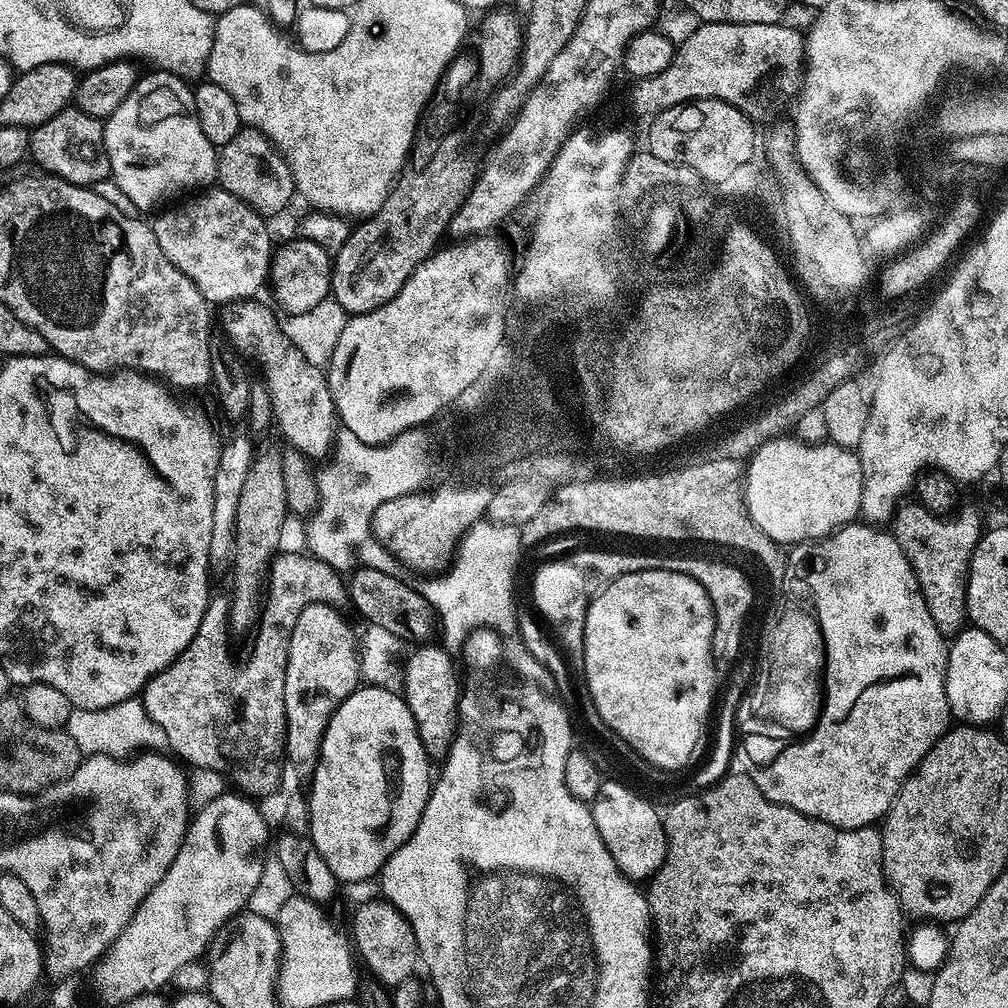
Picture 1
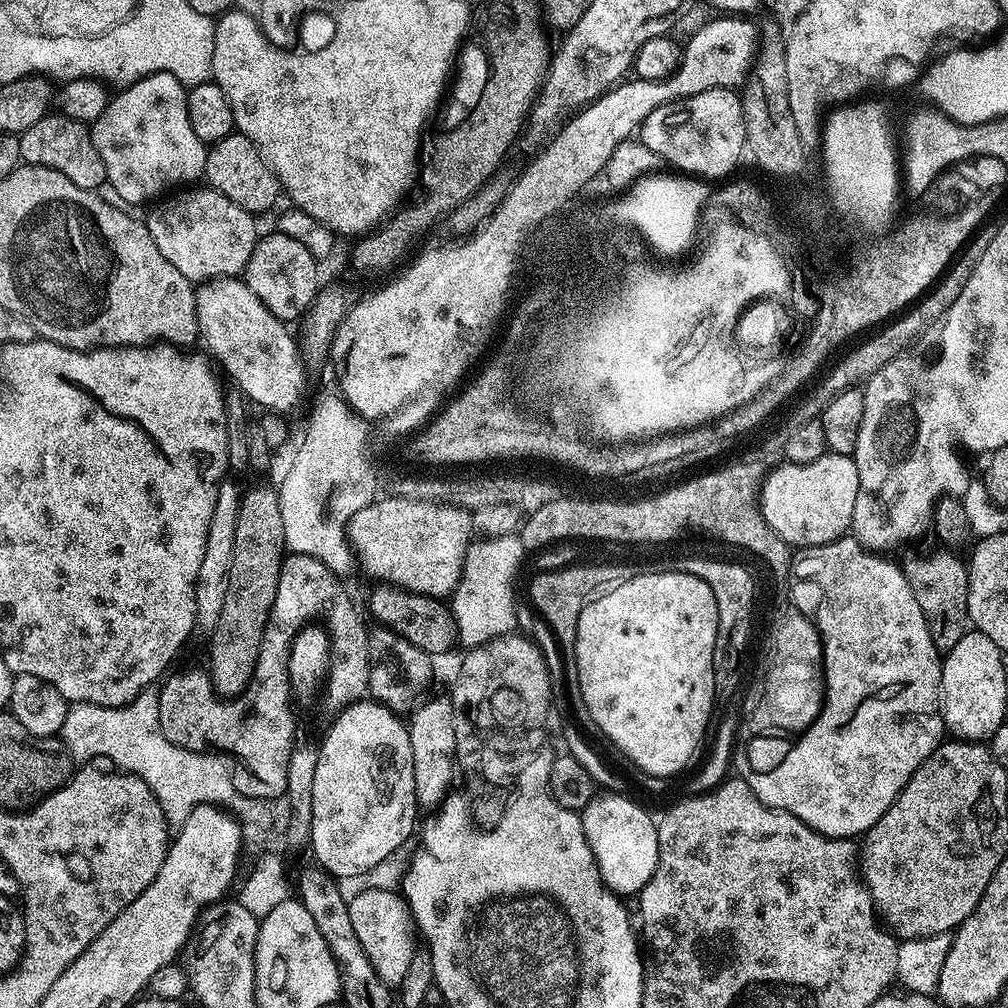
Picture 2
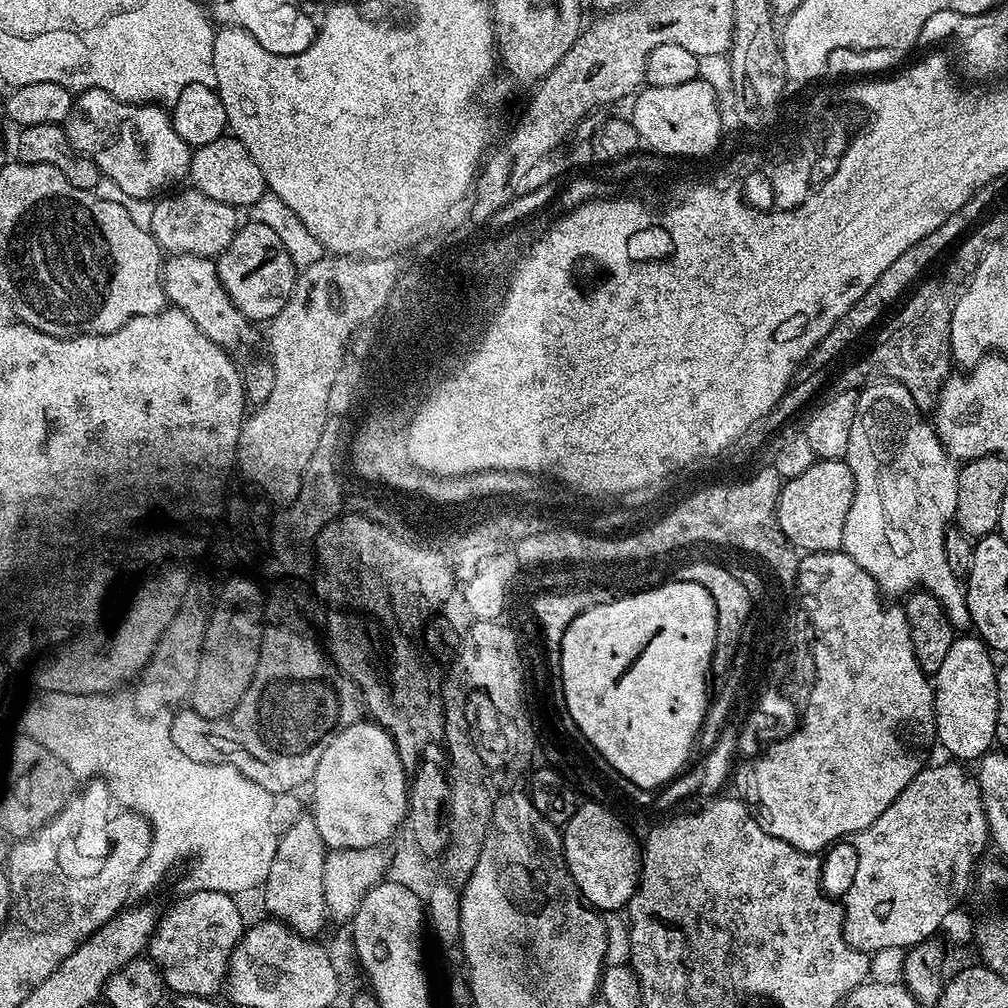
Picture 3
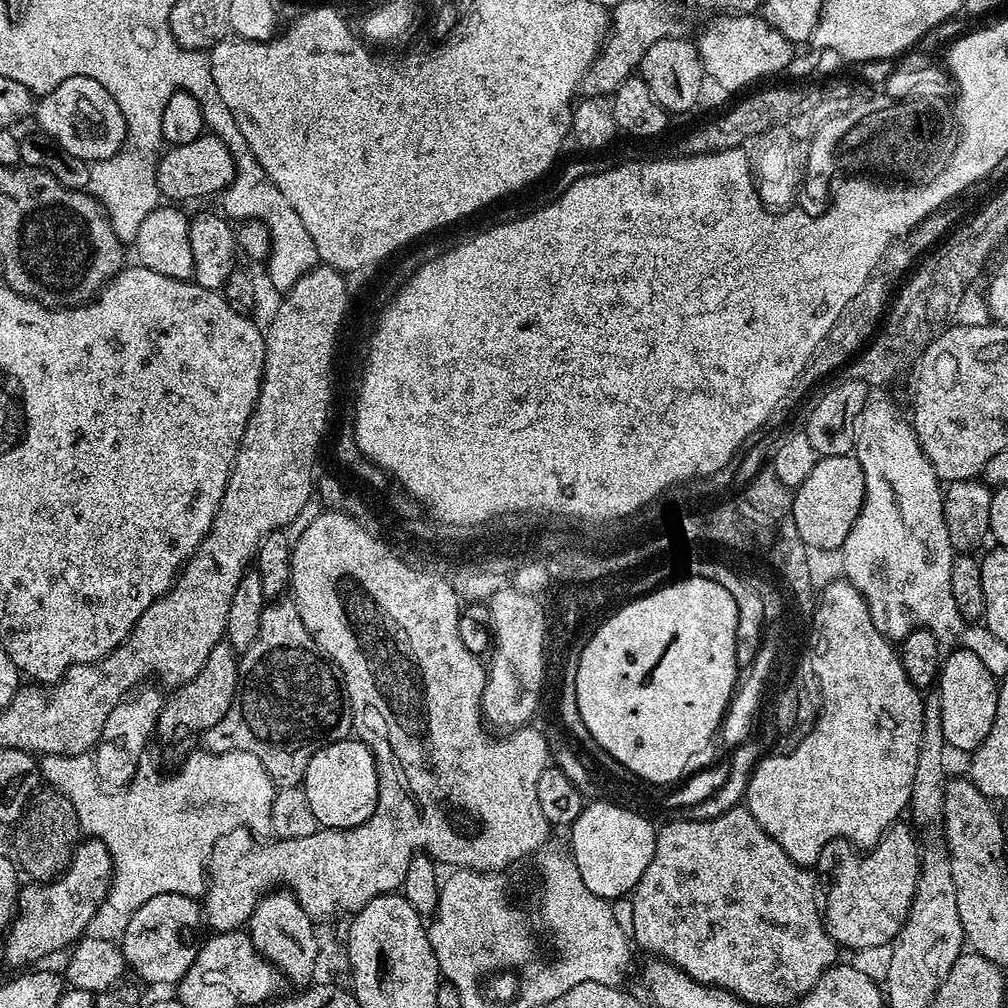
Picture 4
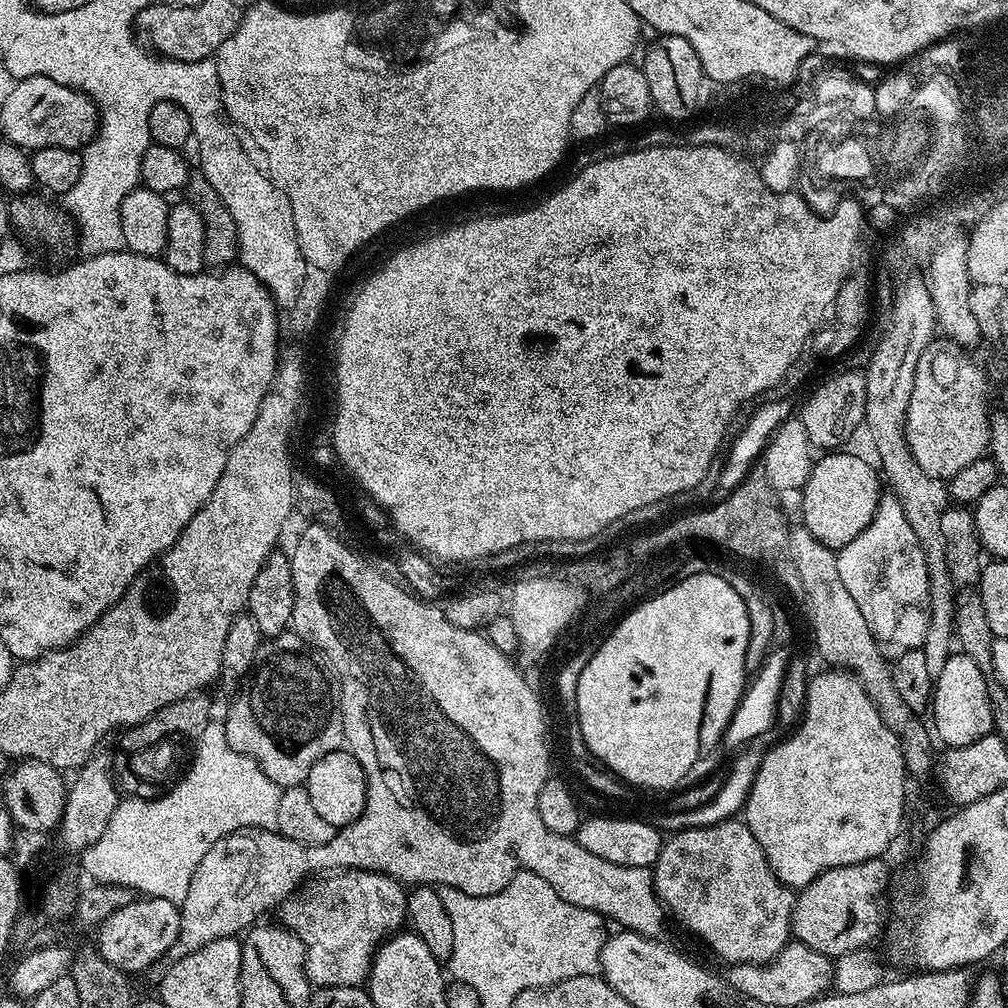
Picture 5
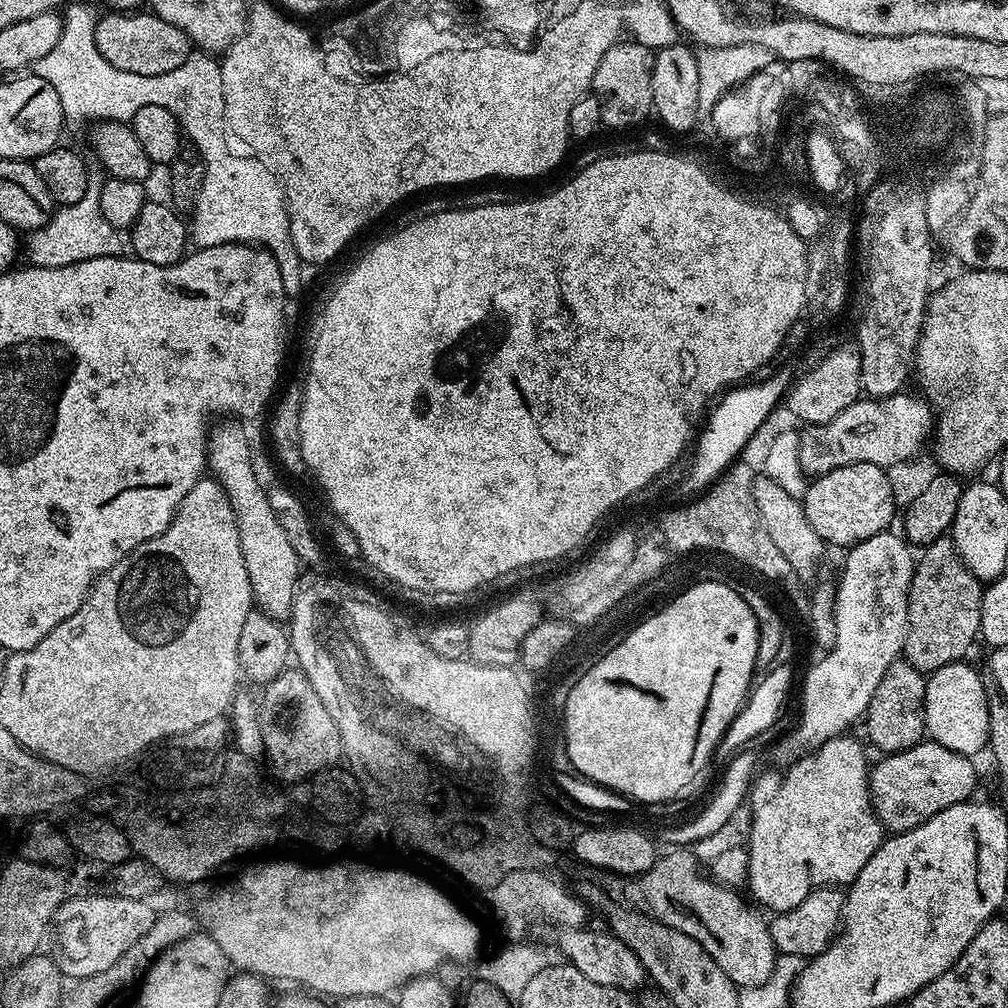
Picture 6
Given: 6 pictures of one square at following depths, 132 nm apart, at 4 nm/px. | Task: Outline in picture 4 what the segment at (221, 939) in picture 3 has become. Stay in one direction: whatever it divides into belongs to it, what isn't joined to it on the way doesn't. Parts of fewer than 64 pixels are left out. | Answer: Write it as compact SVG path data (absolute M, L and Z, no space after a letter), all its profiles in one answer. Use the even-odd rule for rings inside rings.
M158 894L158 898L150 898L150 902L131 913L127 920L124 937L118 940L125 965L152 984L179 985L198 951L192 932L198 931L200 924L202 928L201 901L182 894Z

